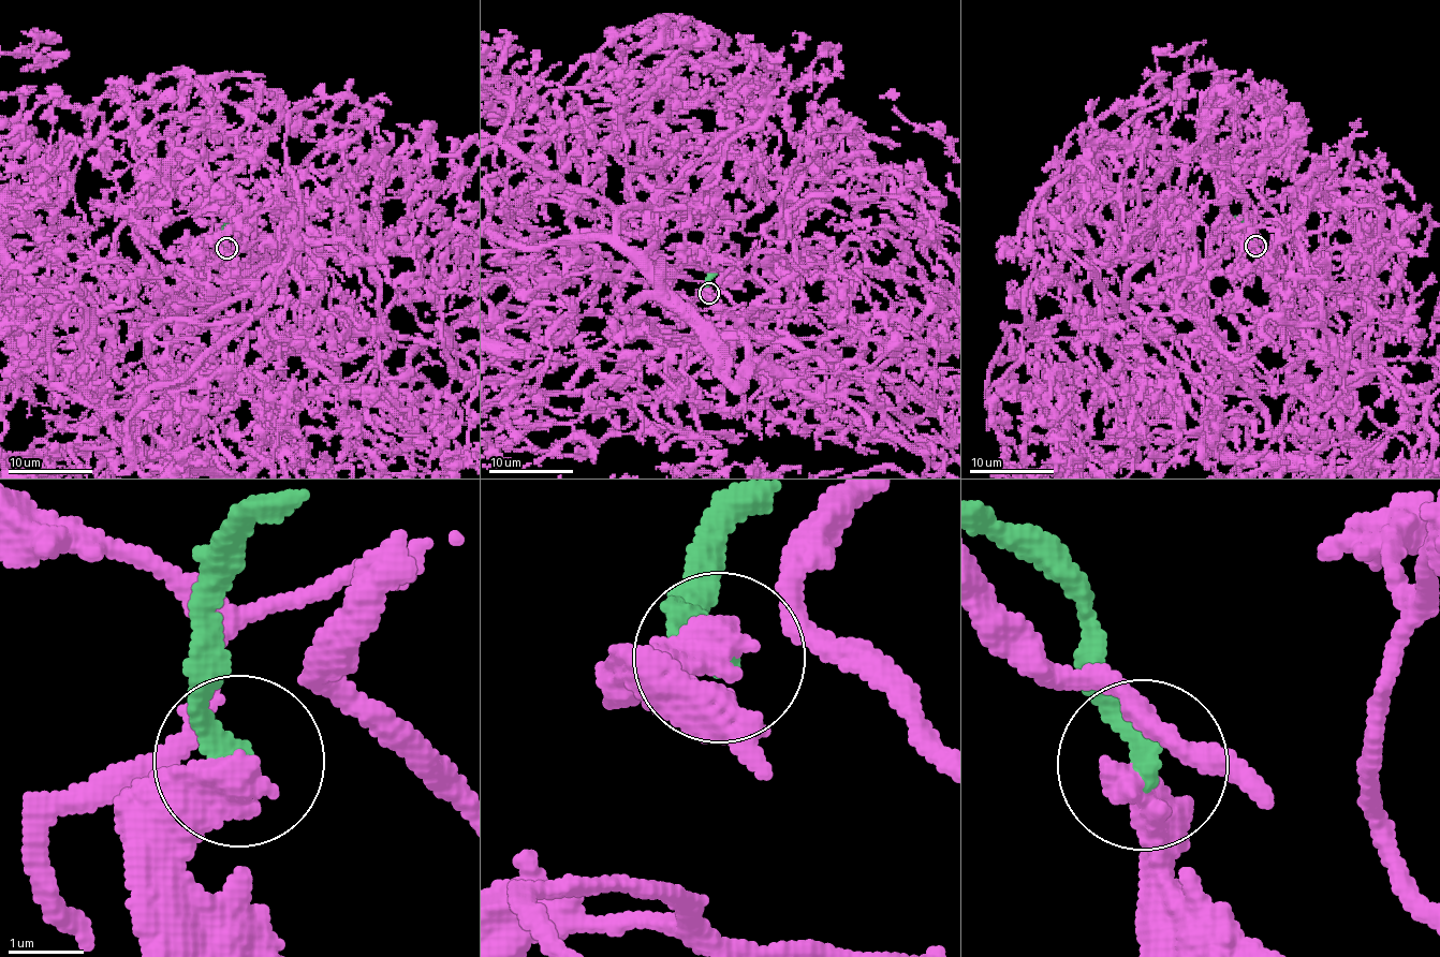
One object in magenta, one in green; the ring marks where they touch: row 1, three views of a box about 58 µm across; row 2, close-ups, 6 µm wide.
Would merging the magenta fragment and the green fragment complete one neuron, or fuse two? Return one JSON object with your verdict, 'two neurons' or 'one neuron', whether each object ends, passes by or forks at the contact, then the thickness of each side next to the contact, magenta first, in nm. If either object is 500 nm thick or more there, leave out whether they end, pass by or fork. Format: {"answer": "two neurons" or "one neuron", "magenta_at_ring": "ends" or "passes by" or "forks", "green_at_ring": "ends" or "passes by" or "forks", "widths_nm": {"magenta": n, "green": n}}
{"answer": "two neurons", "widths_nm": {"magenta": 600, "green": 300}}

